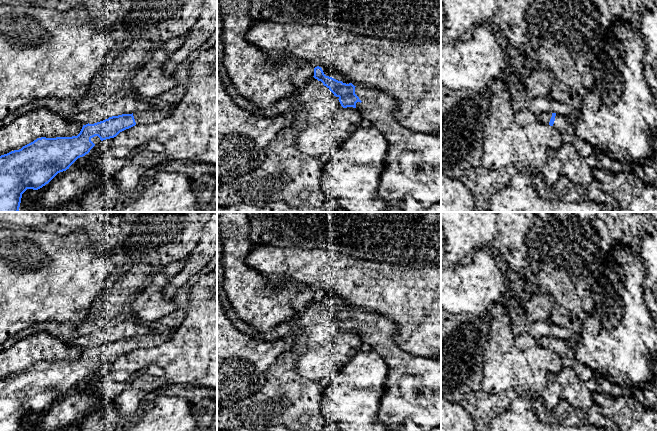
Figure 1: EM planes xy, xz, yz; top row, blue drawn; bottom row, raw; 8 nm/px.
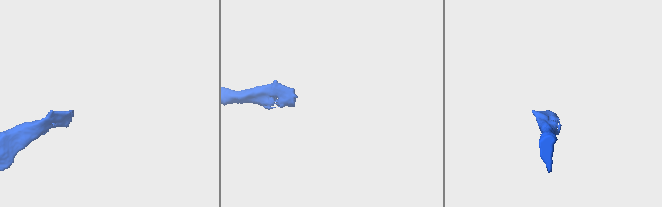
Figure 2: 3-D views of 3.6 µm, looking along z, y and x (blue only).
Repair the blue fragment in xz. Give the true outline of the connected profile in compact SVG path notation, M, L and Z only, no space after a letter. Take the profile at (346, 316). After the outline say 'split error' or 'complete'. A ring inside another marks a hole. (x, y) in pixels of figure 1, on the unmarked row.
M321 291L314 292L315 303L321 305L334 320L338 321L343 332L356 332L362 339L365 348L379 354L388 367L388 377L384 382L384 393L380 400L379 421L385 425L388 431L398 431L398 426L407 420L413 421L424 431L430 431L441 426L441 360L438 358L423 358L411 355L403 351L396 344L396 337L399 334L399 327L388 318L368 311L354 310L352 307L346 308L332 301L326 300Z; split error

